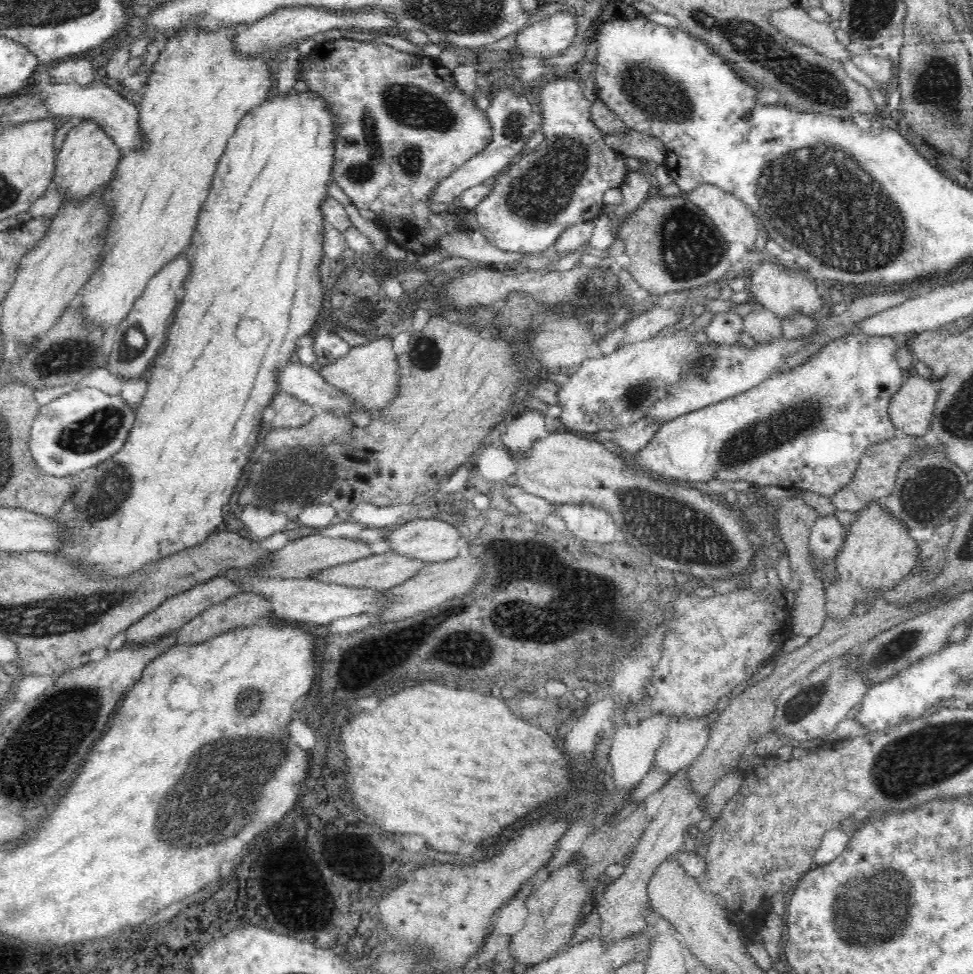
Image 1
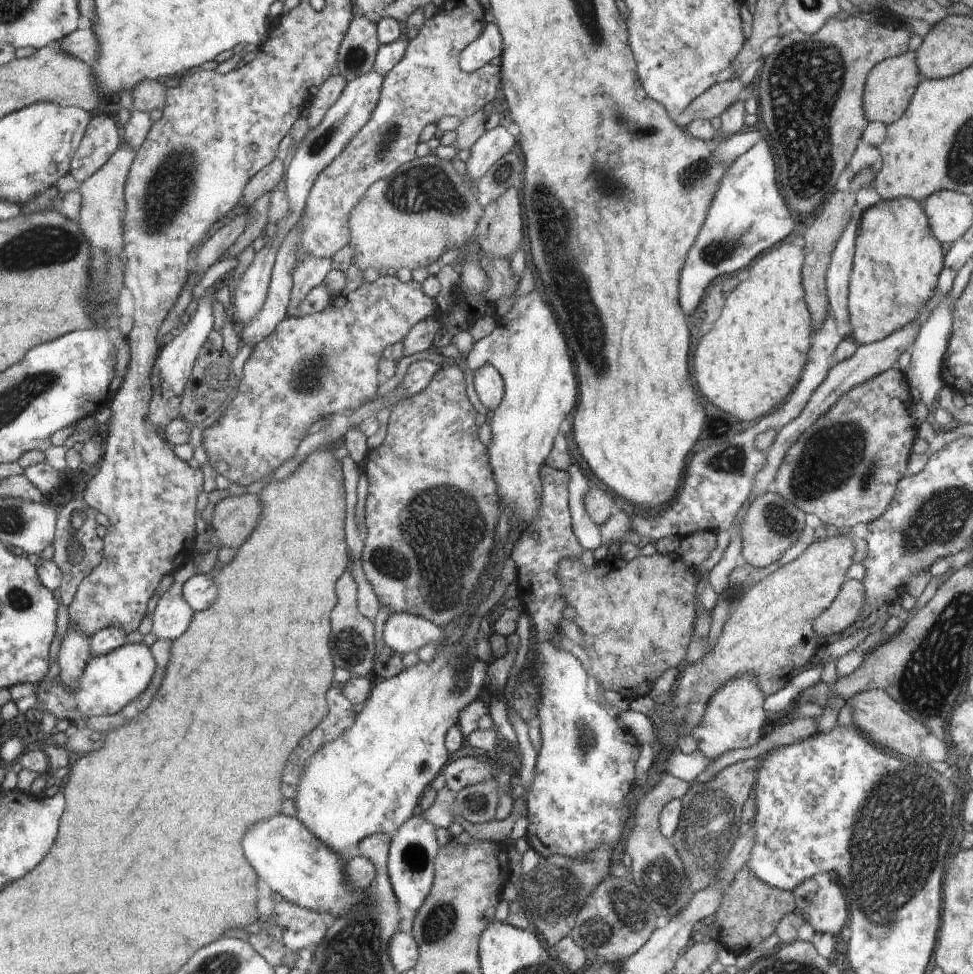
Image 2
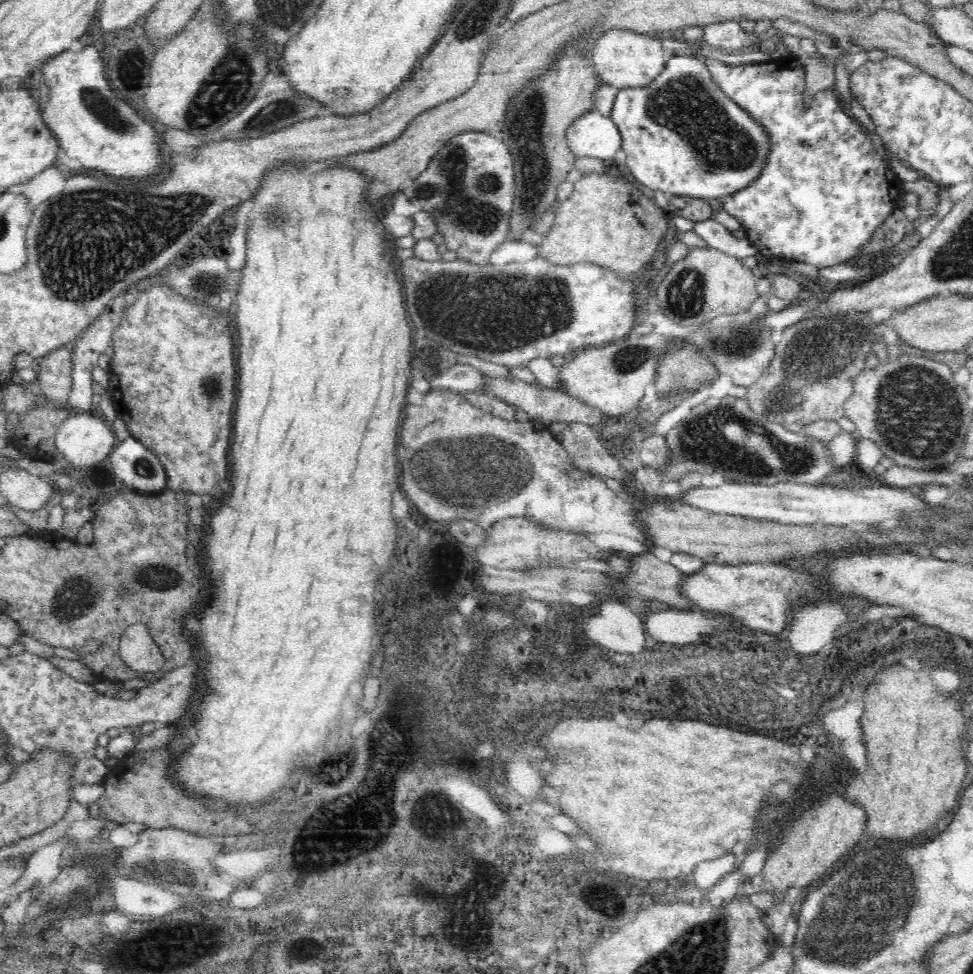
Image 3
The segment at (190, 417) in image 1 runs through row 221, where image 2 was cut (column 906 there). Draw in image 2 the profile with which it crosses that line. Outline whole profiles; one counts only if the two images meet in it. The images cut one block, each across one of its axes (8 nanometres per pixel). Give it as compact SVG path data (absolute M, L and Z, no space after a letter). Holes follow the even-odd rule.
M912 198L880 200L862 212L857 231L848 293L848 312L851 321L848 335L858 344L867 345L884 340L896 330L916 320L916 316L934 296L945 255L941 242L932 234L922 203Z

